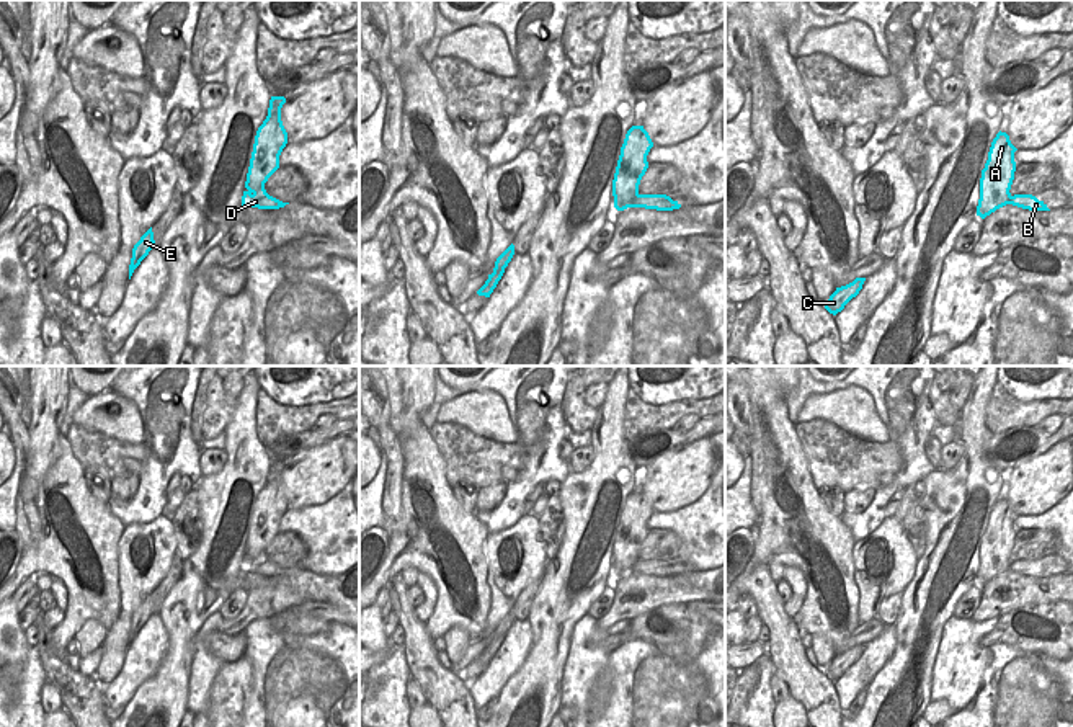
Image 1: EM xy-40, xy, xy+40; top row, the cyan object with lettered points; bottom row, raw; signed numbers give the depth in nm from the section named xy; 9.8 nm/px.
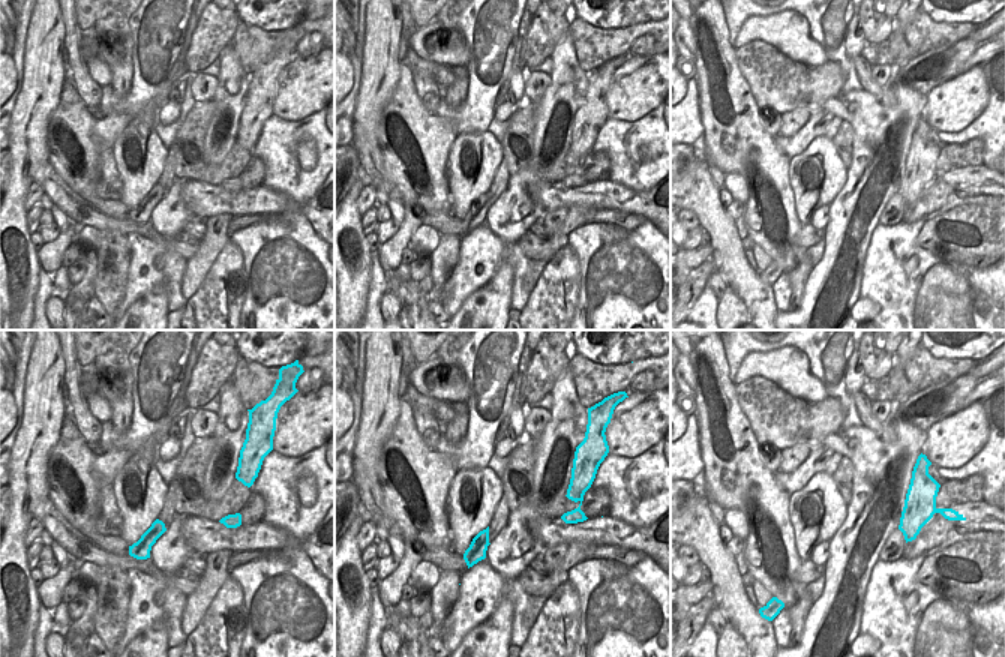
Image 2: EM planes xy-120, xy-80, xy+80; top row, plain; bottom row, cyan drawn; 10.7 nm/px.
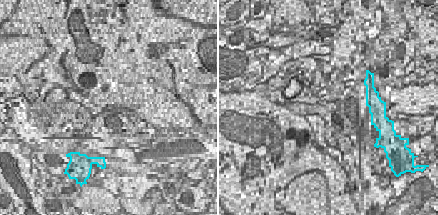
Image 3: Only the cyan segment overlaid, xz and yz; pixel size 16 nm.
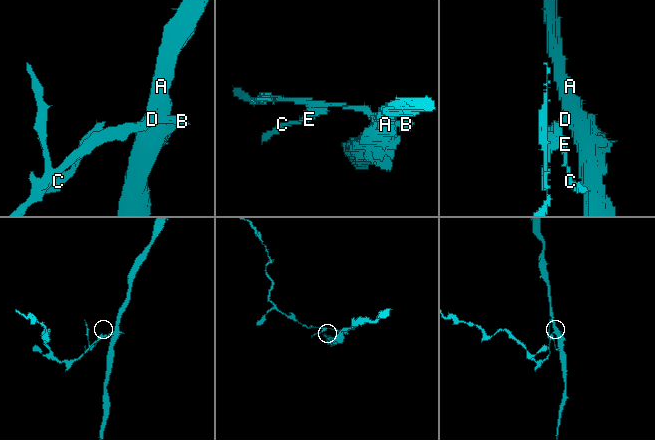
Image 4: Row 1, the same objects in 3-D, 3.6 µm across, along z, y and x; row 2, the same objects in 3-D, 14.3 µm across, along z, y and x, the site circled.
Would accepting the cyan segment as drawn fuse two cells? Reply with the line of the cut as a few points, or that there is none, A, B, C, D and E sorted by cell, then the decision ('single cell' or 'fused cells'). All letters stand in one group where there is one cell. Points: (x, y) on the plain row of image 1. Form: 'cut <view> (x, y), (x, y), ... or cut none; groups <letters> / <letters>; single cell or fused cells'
cut xy (639, 561), (632, 572); groups A / B C D E; fused cells

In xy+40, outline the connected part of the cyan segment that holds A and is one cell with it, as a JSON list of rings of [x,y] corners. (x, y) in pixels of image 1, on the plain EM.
[[[1000,497],[993,505],[988,518],[988,526],[982,536],[980,544],[980,565],[977,572],[977,582],[982,585],[1009,570],[1009,555],[1016,537],[1016,516],[1017,515],[1011,510],[1006,498]]]

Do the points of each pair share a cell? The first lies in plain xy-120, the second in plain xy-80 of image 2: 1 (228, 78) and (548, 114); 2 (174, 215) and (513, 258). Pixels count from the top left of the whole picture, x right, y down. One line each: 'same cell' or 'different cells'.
1: same cell
2: different cells

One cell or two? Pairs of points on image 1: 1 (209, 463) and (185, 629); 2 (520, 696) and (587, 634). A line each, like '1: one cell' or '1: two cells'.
1: two cells
2: two cells

